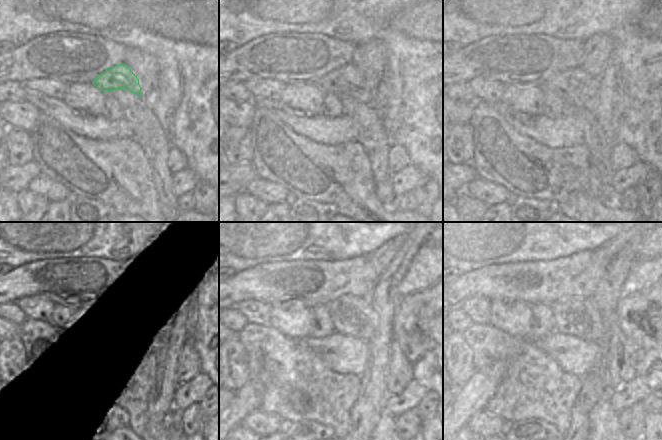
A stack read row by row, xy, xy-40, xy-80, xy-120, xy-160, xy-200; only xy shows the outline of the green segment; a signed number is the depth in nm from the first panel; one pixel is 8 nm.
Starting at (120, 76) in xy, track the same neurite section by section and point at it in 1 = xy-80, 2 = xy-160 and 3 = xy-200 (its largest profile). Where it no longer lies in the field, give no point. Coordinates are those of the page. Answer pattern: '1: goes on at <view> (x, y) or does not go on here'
1: goes on at xy-80 (579, 89)
2: goes on at xy-160 (352, 316)
3: goes on at xy-200 (575, 316)

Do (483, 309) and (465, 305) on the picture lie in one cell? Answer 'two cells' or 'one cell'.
one cell

